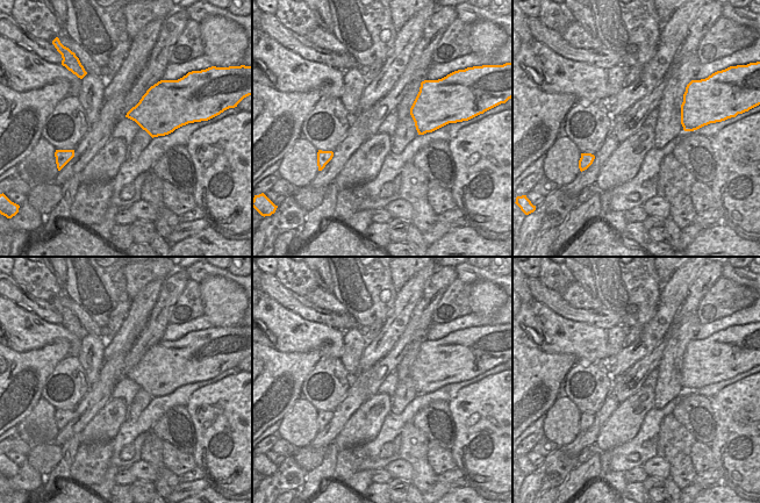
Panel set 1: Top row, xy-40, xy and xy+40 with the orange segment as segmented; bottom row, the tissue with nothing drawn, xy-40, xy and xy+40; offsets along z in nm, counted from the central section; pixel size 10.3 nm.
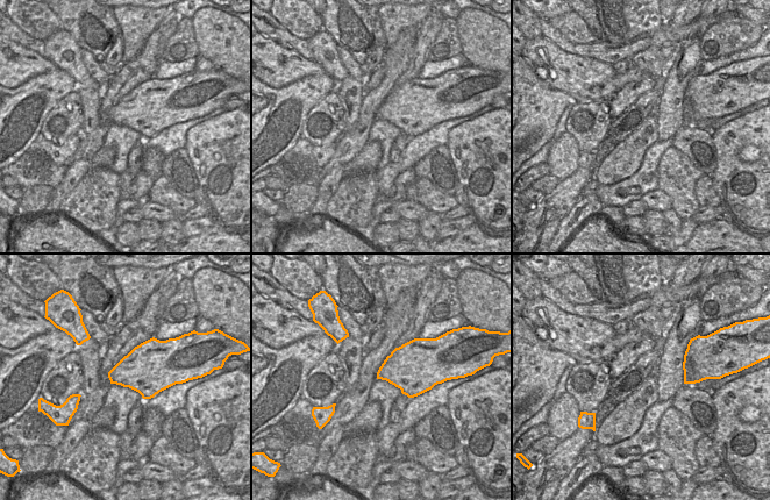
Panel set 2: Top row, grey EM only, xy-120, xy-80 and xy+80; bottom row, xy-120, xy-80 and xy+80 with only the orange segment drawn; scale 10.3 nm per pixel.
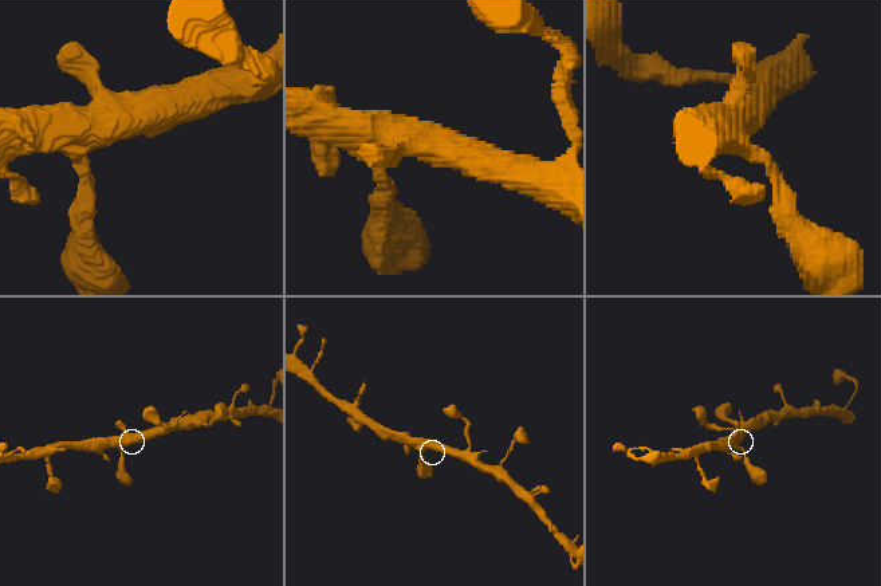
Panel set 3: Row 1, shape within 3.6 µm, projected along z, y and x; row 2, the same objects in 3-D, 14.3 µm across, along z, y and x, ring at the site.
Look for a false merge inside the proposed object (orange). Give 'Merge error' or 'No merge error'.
No merge error.

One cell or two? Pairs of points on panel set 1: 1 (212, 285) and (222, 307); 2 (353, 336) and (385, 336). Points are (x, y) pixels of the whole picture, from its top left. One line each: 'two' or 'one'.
1: one
2: two

